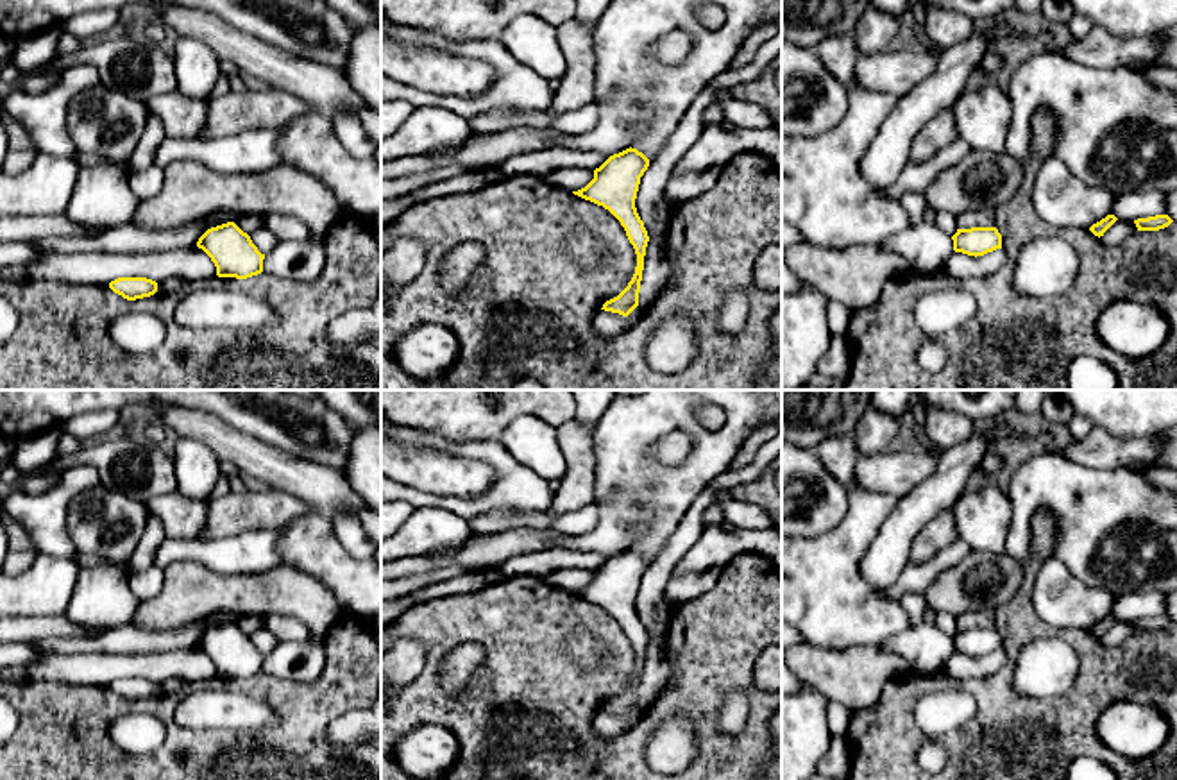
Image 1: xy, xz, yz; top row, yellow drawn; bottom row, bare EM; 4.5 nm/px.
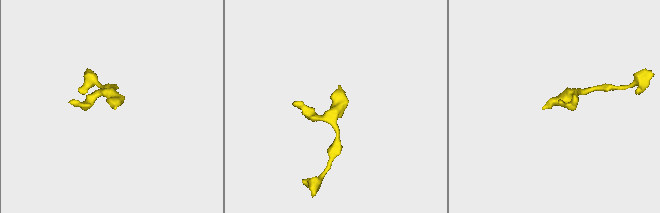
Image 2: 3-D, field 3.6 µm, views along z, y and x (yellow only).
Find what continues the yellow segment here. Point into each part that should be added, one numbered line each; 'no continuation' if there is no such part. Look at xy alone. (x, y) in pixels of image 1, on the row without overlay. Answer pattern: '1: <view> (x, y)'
no continuation

